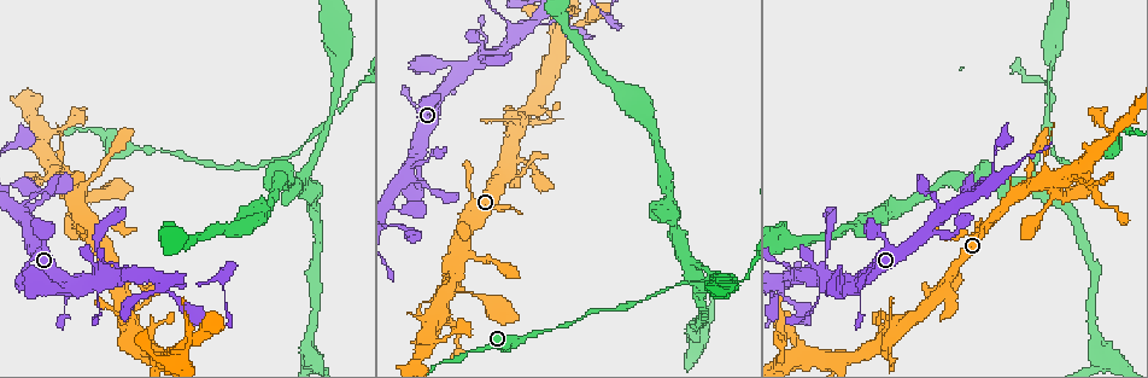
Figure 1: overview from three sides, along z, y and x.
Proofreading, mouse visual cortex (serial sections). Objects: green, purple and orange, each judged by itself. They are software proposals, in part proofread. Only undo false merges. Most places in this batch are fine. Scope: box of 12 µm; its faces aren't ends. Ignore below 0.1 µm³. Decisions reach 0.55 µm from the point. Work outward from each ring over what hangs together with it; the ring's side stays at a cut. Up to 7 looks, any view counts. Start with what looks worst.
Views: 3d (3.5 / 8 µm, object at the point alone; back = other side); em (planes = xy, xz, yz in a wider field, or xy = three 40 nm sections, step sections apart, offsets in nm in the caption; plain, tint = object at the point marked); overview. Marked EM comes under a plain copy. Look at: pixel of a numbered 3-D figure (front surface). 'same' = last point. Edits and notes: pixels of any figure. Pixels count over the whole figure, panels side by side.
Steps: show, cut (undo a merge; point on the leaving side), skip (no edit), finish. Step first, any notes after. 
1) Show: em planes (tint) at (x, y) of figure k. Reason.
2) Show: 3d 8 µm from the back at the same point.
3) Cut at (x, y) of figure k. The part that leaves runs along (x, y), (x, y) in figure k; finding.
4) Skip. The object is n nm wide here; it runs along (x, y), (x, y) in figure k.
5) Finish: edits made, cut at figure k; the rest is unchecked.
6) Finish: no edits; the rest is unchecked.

Show: 3d 3.5 µm at (532, 336) of figure 1.

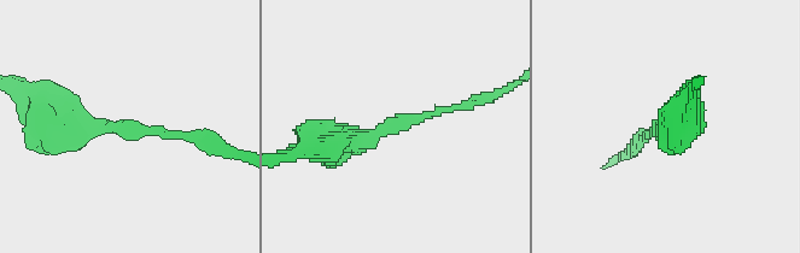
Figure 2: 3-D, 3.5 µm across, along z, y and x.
Show: em planes (tint) at (117, 126) of figure 2. Need the tissue.

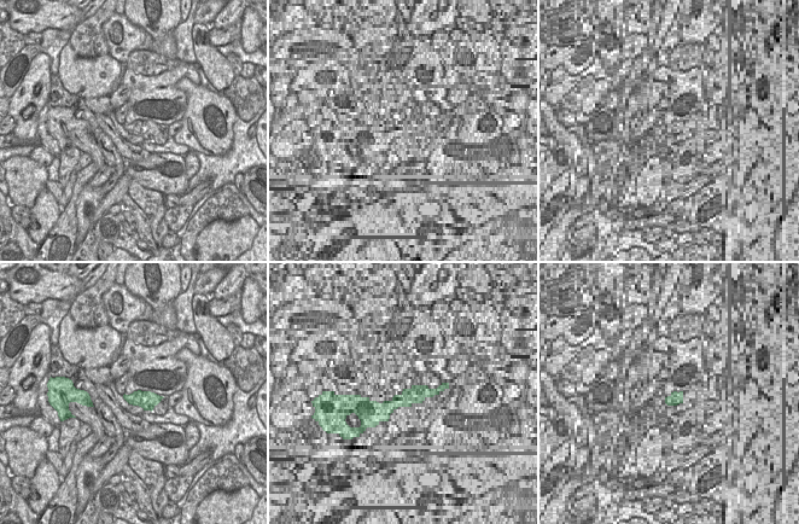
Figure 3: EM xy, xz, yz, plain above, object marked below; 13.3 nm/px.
Skip. The arms are 100, 300 nm wide; all the same cell.

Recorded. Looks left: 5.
Show: 3d 3.5 µm at (1050, 129) of figure 1. Two arms in line, one across.

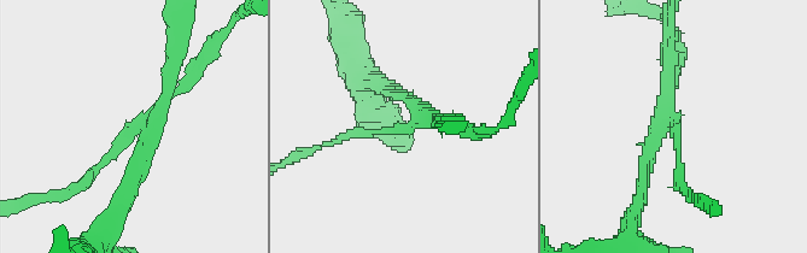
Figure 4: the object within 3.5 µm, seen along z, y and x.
Cut at (439, 119) of figure 4. 3 arms meet here; the part that leaves runs along (415, 118), (408, 99), (374, 81) in figure 4; two cells meet here.

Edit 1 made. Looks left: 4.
Show: 3d 8 µm at (179, 301) of figure 1. Narrows sharply.

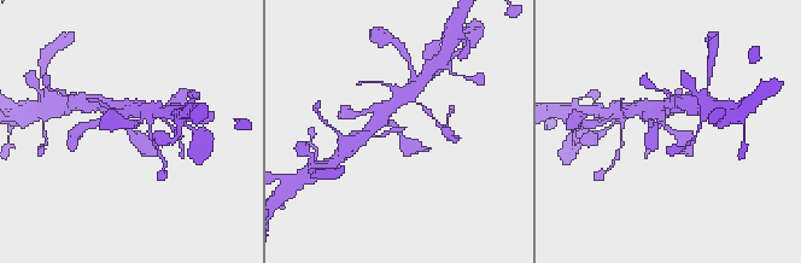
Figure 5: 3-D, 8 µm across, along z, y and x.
Show: em xy step 1 (tint) at (131, 130) of figure 5.

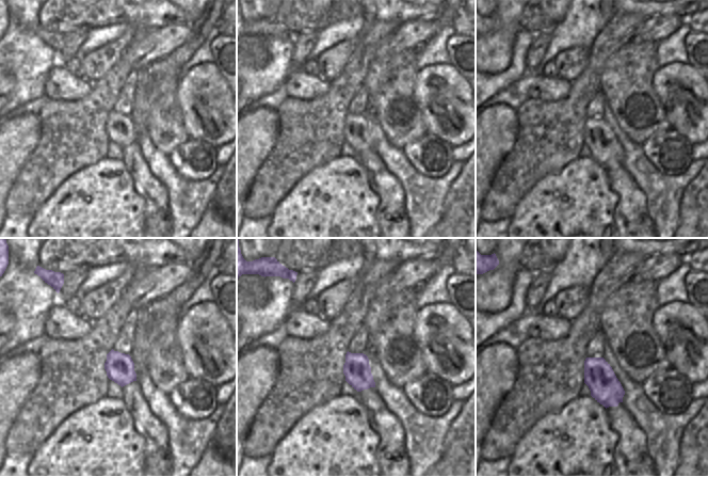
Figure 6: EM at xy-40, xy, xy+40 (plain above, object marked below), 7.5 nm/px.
Skip. The arms are 350, 400 nm wide; it runs along (107, 105), (112, 116), (147, 147) in figure 5; all the same cell.

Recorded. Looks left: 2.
Finish: edits made, cut at figure 4; the rest is unchecked.

